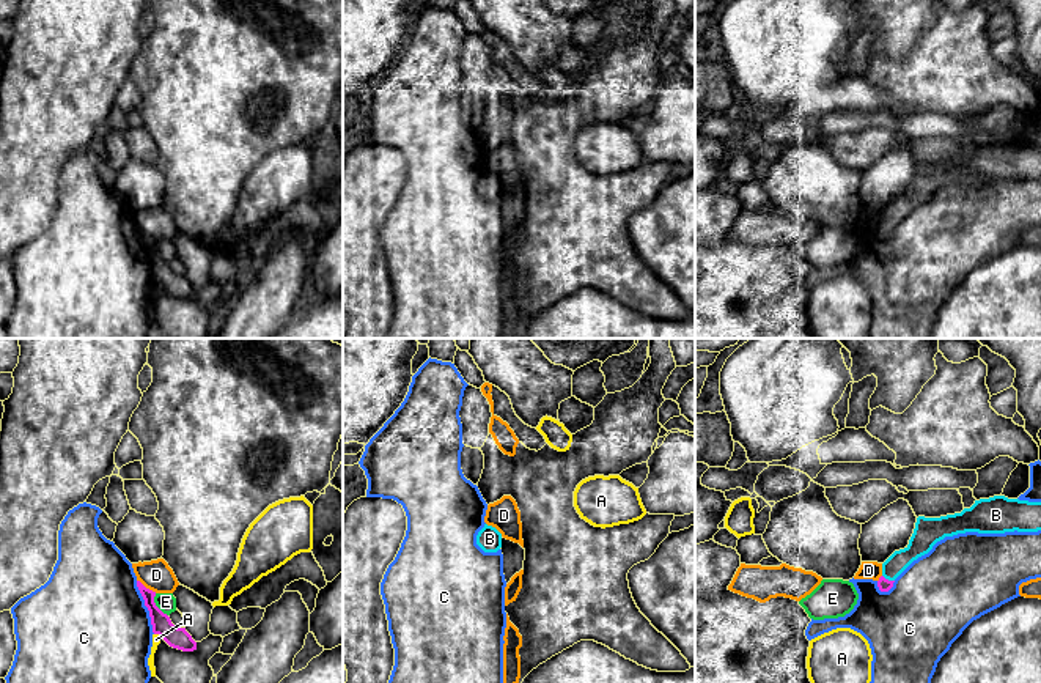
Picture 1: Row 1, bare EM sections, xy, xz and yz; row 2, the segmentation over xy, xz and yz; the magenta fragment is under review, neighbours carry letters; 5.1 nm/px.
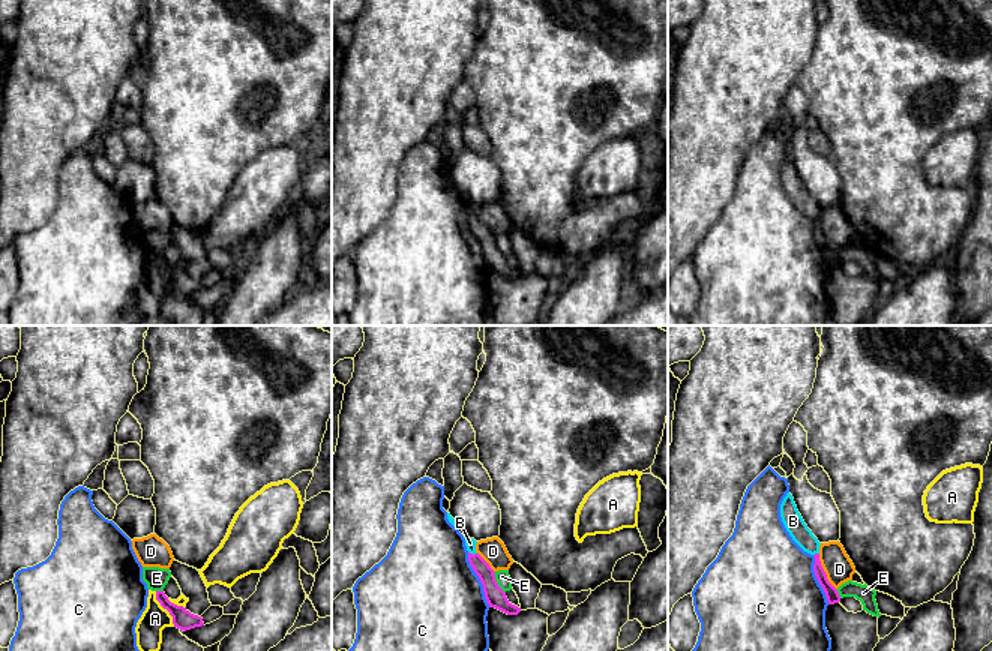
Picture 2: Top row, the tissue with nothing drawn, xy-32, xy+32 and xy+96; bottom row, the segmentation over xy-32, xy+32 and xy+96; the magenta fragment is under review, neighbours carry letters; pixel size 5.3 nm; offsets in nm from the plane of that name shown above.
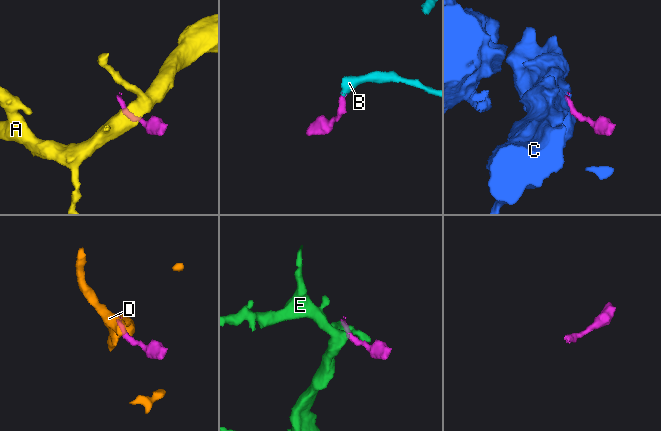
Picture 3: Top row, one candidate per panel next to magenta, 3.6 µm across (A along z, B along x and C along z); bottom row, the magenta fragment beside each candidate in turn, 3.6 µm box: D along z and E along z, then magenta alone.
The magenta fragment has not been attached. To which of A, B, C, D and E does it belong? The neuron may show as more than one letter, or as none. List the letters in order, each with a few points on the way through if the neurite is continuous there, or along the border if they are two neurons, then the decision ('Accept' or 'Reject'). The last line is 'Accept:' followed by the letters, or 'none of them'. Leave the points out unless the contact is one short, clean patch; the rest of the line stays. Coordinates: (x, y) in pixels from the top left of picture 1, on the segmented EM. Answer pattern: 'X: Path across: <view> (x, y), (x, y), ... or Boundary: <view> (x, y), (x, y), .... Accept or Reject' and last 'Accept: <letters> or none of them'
A: Boundary: xy (154, 633), (162, 638). Reject
B: Path across: yz (884, 584), (887, 579), (920, 543). Accept
C: Boundary: xy (136, 581), (154, 633). Reject
D: Boundary: xy (137, 579), (156, 592). Reject
E: Boundary: xy (154, 594), (154, 603), (167, 616). Reject
Accept: B

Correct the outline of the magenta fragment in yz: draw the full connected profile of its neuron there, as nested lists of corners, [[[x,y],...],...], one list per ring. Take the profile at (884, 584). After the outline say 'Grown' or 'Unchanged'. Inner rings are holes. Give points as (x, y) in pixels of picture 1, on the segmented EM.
[[[994,496],[975,500],[961,513],[940,518],[918,516],[909,545],[895,551],[882,563],[882,576],[877,581],[881,592],[888,592],[895,579],[918,557],[928,554],[945,537],[966,532],[1005,533],[1041,530],[1041,502],[1028,502]]]. Grown

